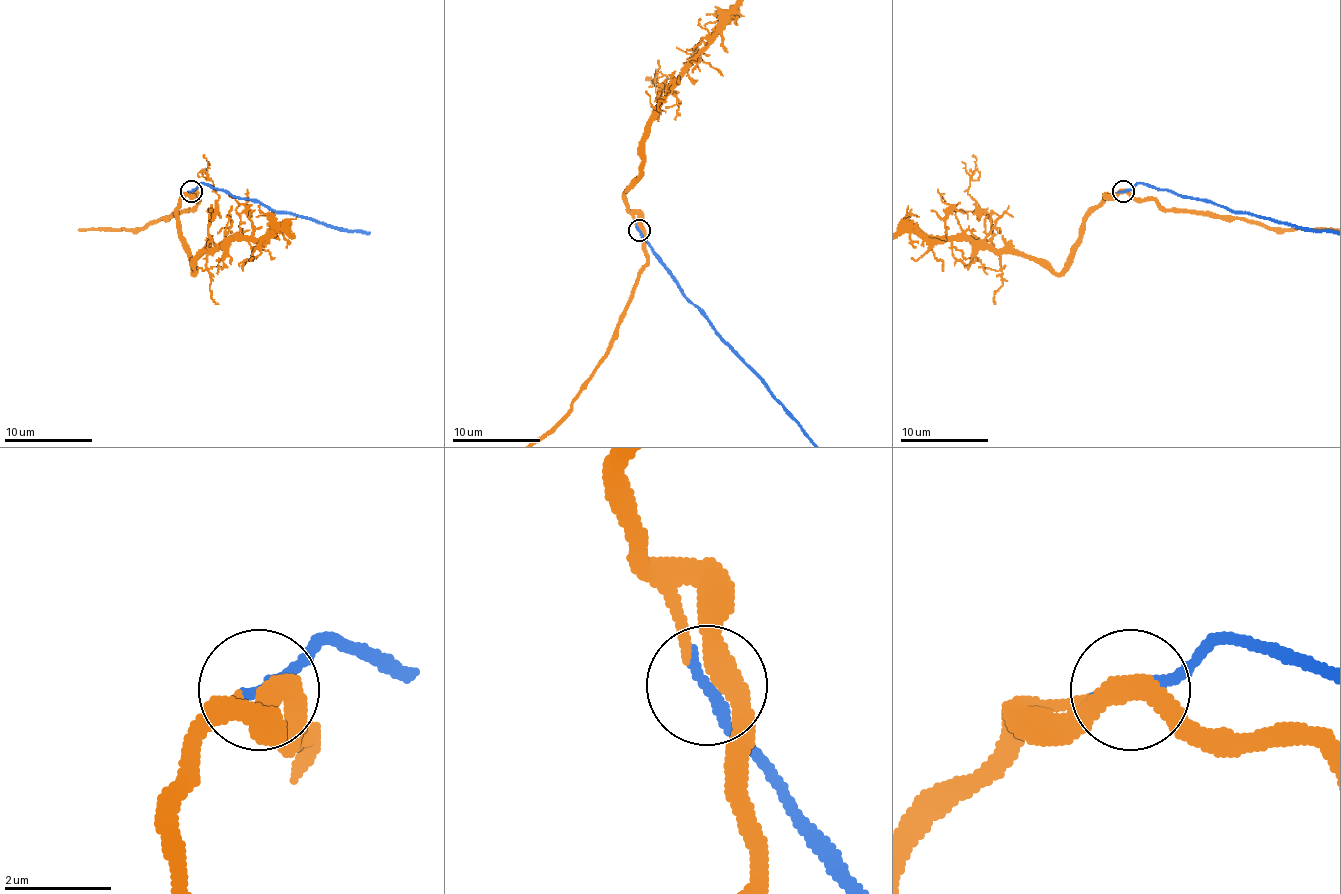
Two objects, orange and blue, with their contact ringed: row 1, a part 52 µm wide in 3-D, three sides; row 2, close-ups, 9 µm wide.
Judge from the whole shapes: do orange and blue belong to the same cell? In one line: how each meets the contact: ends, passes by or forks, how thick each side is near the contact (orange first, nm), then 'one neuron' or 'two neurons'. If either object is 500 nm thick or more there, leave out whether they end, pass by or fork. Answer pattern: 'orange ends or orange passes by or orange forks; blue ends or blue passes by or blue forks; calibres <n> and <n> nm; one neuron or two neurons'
orange passes by; blue ends; calibres 400 and 260 nm; one neuron

